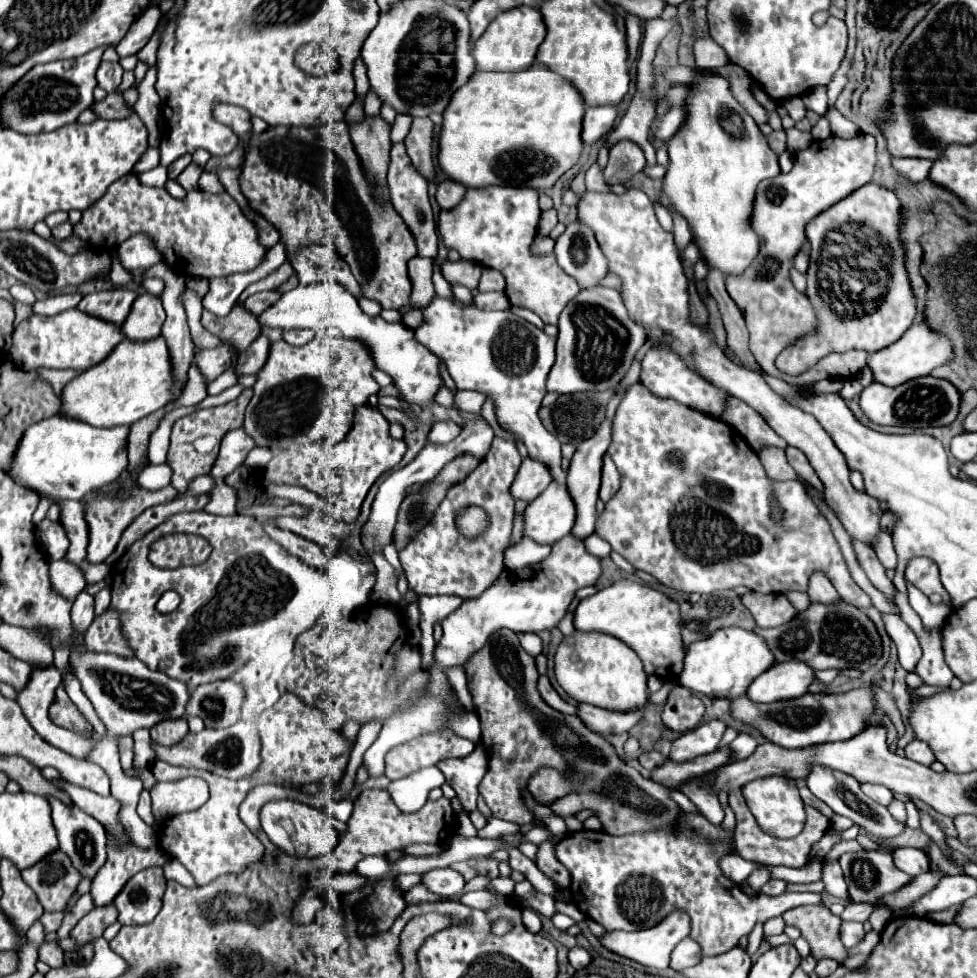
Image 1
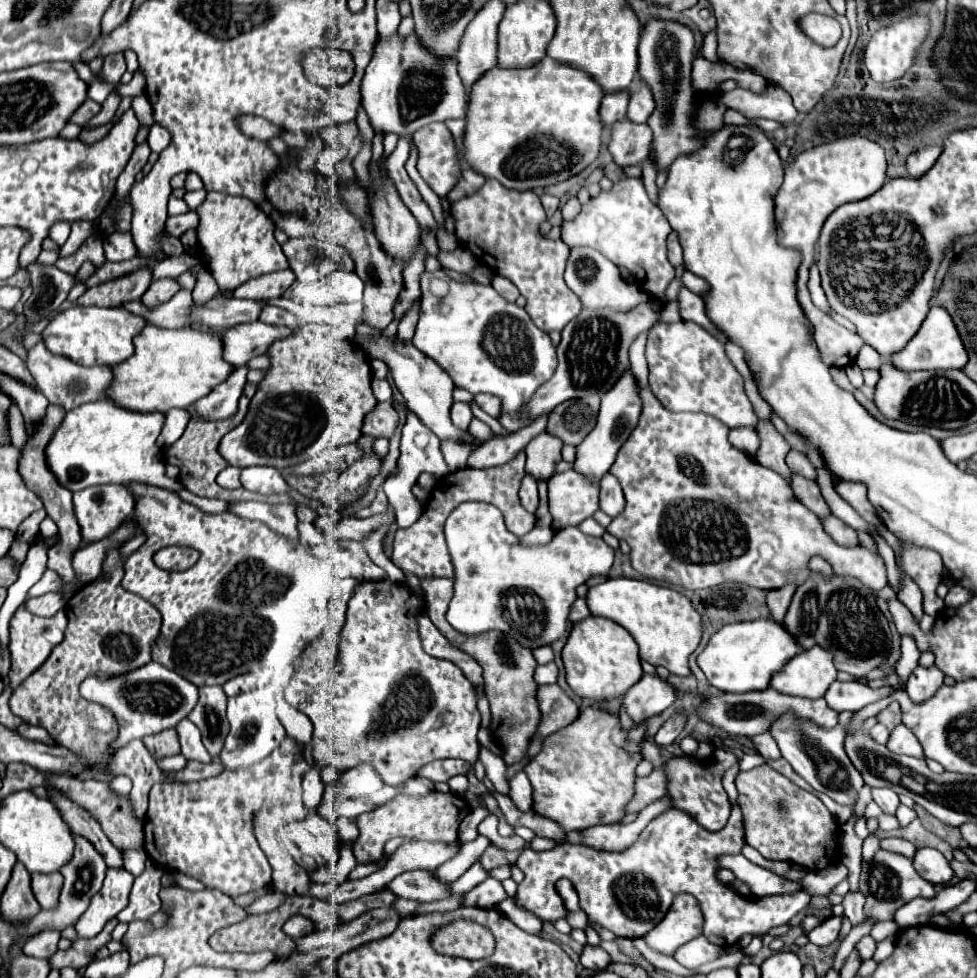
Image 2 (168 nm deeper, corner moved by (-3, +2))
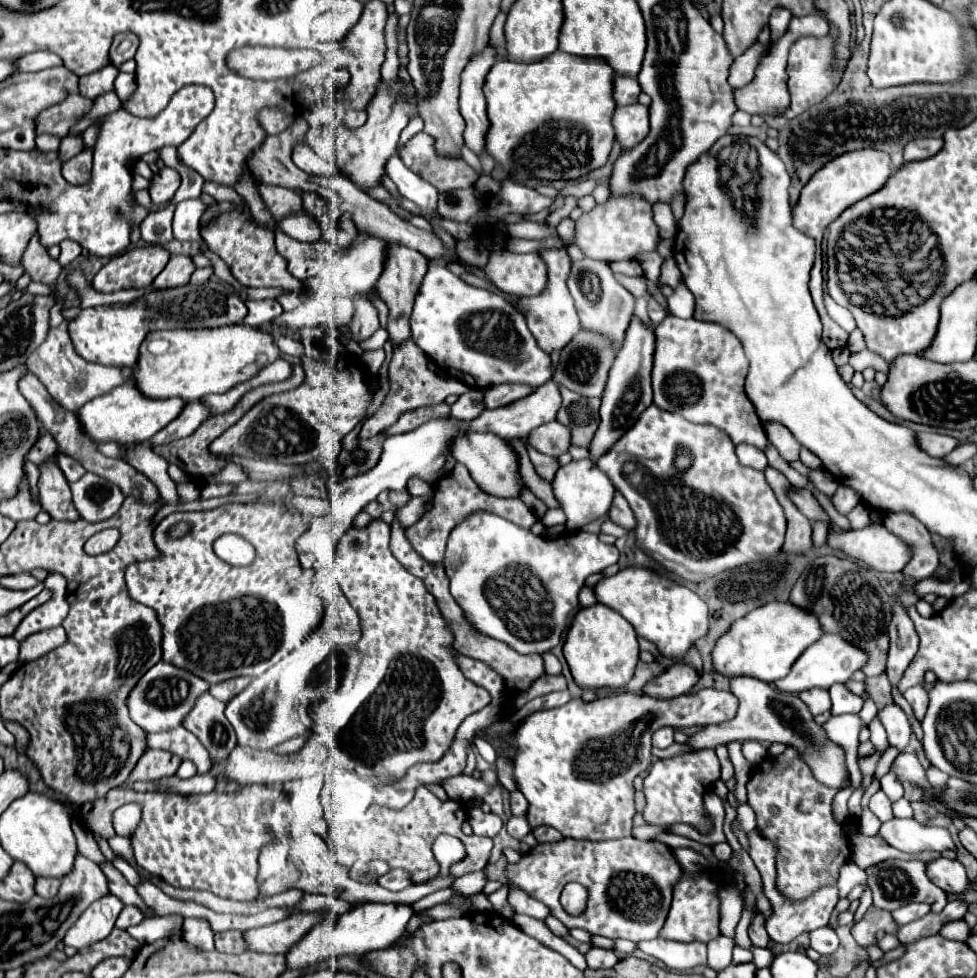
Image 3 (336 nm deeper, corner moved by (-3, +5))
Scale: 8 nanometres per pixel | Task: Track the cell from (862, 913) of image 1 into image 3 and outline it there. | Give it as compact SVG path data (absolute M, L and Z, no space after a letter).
M831 926L817 928L809 936L811 936L811 948L817 950L819 954L833 954L839 946L839 938Z

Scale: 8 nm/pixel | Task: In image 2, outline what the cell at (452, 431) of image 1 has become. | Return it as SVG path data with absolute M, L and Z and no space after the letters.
M453 403L451 407L451 419L459 429L467 429L471 419L473 419L473 411L469 403Z

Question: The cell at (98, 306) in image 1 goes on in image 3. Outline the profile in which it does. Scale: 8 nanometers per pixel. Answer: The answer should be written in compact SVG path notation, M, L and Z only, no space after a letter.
M145 246L123 252L105 264L93 278L97 292L117 292L127 288L147 288L165 268L169 252L161 246Z

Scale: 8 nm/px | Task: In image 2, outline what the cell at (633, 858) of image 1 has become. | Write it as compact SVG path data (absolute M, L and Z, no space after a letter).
M731 803L731 817L729 817L725 829L717 831L717 833L703 829L687 813L677 811L677 809L669 809L669 811L661 813L659 817L655 817L645 827L645 831L641 833L641 837L637 839L637 843L633 847L629 847L621 853L597 851L597 849L591 849L587 845L571 845L571 843L563 843L551 851L539 851L539 853L525 847L517 859L517 867L525 873L525 879L519 883L519 889L517 889L517 899L521 905L525 905L533 915L537 915L542 921L554 923L565 918L566 908L555 890L557 879L565 877L577 889L581 911L587 915L587 919L591 923L597 923L599 927L613 931L617 937L633 939L633 937L647 935L665 917L667 909L671 907L671 903L675 899L675 891L685 891L685 893L691 893L701 905L701 911L705 917L703 935L711 943L727 947L727 945L735 945L735 941L739 941L739 937L745 933L765 935L771 927L789 923L811 901L811 897L803 891L769 895L769 897L759 897L759 899L747 899L747 897L741 897L737 891L733 891L729 885L723 885L717 879L717 869L719 869L717 857L723 853L739 853L741 847L743 847L743 827L741 827L741 809L737 803Z

